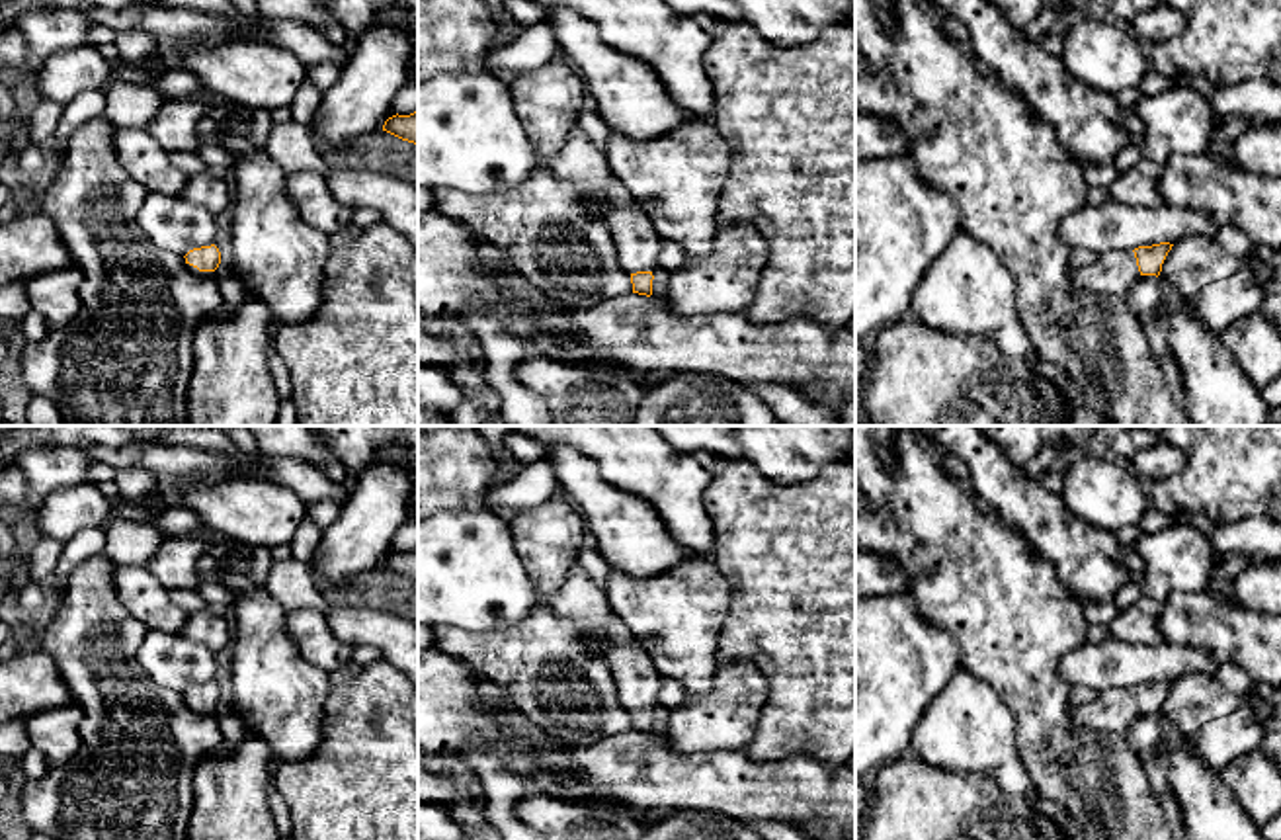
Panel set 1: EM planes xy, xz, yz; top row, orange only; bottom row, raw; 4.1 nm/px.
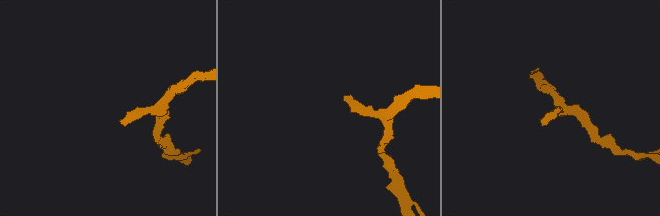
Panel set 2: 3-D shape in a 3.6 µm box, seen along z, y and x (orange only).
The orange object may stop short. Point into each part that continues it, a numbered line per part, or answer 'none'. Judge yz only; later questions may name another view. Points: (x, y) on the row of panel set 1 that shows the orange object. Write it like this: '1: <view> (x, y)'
1: yz (1112, 274)

